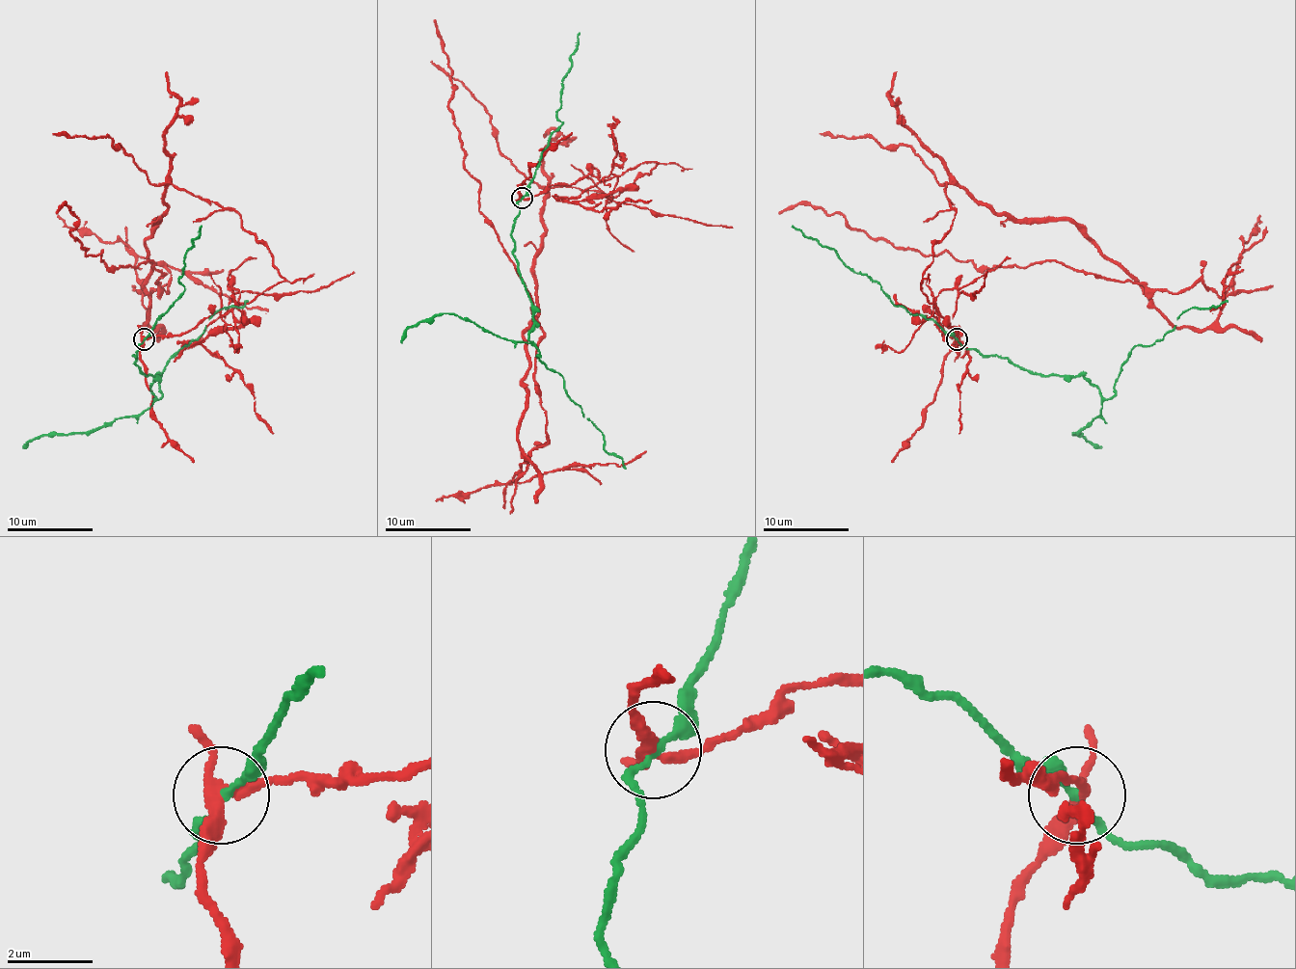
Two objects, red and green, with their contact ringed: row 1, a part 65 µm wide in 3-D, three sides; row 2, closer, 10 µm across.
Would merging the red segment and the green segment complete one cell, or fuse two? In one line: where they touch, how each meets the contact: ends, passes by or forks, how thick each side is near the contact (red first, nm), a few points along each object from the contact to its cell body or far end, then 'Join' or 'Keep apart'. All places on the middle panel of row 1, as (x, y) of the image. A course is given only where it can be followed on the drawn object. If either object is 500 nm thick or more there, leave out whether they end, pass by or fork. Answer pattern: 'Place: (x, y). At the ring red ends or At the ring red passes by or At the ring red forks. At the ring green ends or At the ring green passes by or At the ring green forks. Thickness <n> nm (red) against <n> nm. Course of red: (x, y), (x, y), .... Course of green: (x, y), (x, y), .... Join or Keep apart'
Place: (522, 198). At the ring red forks. At the ring green passes by. Thickness 260 nm (red) against 160 nm. Course of red: (521, 198), (661, 164), (617, 196), (549, 187), (524, 472), (547, 443), (543, 327), (478, 209), (433, 20). Course of green: (521, 198), (510, 236), (531, 303), (529, 339), (603, 434), (605, 448), (626, 468). Keep apart

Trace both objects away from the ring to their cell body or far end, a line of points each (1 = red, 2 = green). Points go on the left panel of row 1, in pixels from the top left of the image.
1: (143, 338), (283, 279), (265, 246), (167, 186), (141, 328), (165, 274), (88, 255), (66, 203), (55, 214)
2: (143, 338), (132, 356), (156, 375), (158, 398), (162, 368), (218, 310), (248, 300)

